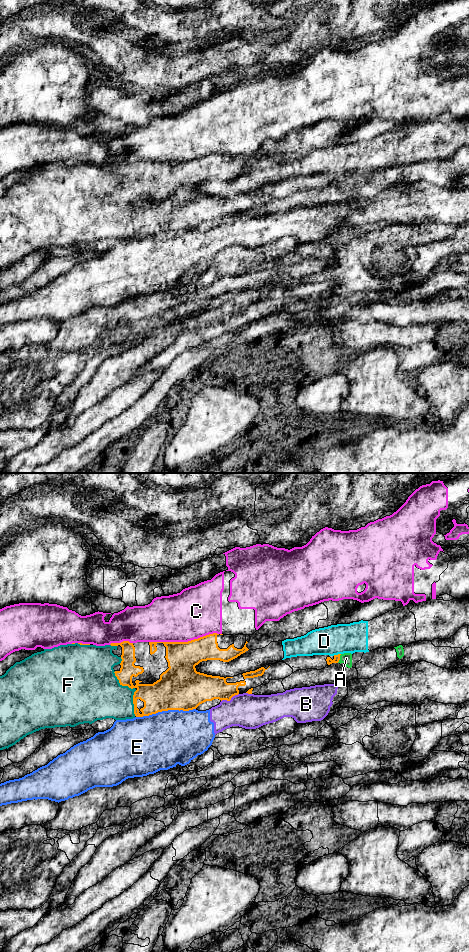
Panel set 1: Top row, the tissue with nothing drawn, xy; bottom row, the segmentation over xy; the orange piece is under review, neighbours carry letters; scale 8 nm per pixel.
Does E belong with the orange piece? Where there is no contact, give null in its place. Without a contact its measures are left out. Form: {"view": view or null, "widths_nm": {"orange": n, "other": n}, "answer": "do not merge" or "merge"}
{"view": "xy", "widths_nm": {"orange": 360, "other": 440}, "answer": "do not merge"}

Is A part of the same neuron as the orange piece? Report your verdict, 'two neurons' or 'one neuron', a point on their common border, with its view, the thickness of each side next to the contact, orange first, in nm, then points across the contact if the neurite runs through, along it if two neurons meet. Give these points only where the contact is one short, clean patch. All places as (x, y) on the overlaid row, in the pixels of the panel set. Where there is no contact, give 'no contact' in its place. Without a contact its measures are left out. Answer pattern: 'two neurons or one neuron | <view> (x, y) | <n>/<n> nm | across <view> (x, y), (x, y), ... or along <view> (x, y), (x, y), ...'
two neurons | xy (339, 658) | 50/90 nm | along xy (341, 654), (337, 662)

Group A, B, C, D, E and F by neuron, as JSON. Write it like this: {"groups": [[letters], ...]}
{"groups": [["A"], ["B", "E"], ["C"], ["D"], ["F"]]}

